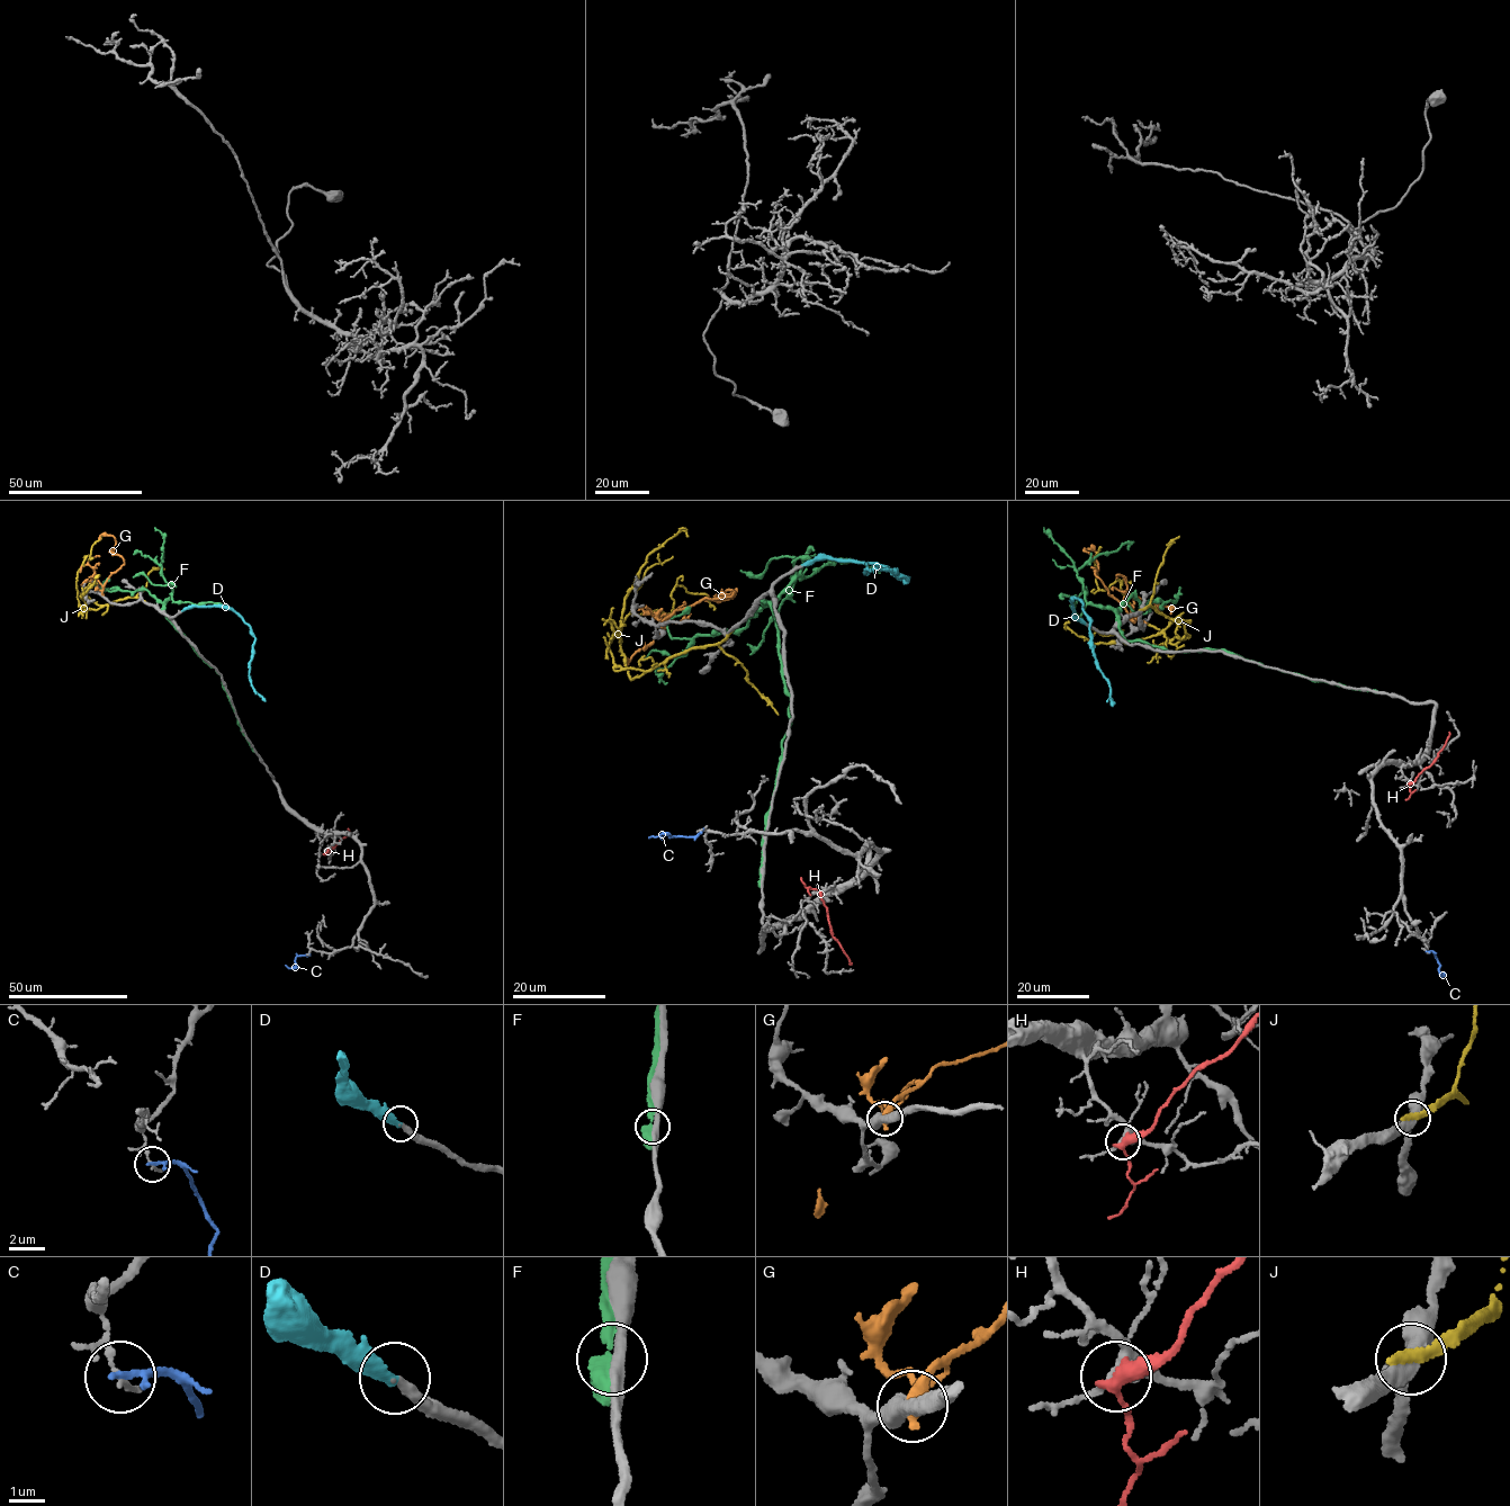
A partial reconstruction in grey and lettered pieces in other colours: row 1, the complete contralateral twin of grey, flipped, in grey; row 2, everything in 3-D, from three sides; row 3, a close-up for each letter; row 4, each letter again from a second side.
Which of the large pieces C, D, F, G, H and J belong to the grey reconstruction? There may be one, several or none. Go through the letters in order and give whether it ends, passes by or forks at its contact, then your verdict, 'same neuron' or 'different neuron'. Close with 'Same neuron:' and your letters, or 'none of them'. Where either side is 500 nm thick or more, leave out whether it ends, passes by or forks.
C: it passes by; different neuron
D: it ends there; same neuron
F: it passes by; different neuron
G: different neuron
H: it passes by; different neuron
J: it ends there; different neuron
Same neuron: D

